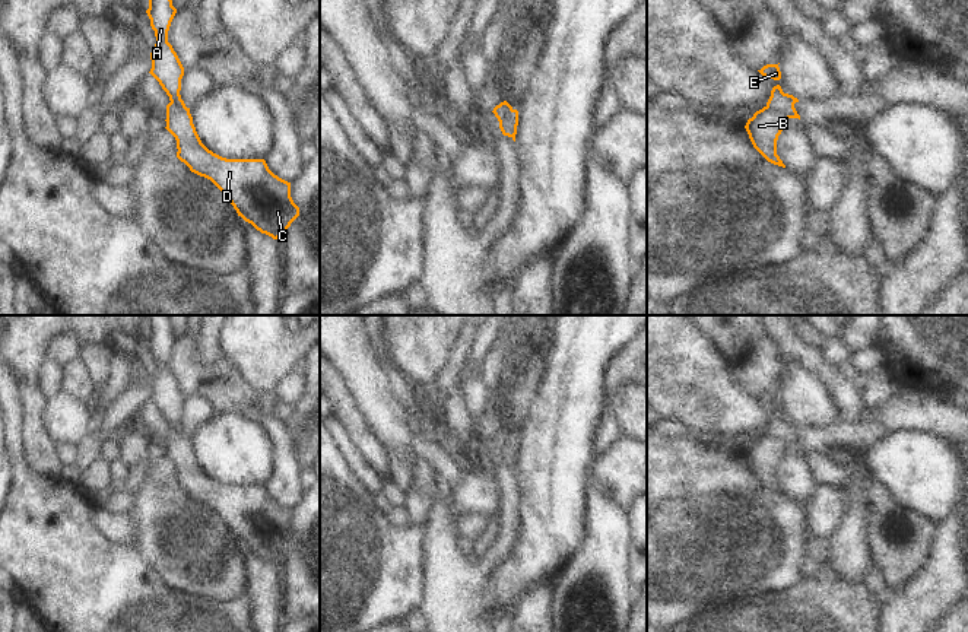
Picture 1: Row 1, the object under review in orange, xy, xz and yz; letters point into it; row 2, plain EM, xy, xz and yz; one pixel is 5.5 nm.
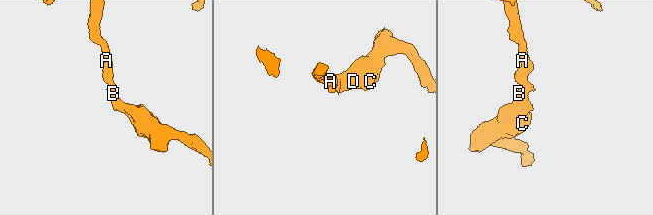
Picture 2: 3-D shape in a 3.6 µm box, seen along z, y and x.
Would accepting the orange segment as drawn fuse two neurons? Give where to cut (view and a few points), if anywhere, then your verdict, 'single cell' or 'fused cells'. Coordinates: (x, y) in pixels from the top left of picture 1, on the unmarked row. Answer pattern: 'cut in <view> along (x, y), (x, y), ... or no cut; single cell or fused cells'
cut in yz along (765, 434), (778, 437), (787, 445); fused cells

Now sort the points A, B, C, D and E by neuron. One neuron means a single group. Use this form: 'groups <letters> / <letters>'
groups A E / B C D

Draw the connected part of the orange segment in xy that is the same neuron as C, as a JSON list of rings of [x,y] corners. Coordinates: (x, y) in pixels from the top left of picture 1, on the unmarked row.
[[[166,432],[166,457],[177,467],[177,485],[191,499],[210,506],[231,528],[238,543],[257,558],[283,565],[299,543],[291,509],[274,502],[264,486],[226,486],[200,467],[190,436]]]

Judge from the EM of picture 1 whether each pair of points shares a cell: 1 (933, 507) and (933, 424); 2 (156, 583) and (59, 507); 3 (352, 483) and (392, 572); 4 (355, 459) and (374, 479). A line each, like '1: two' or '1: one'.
1: two
2: one
3: one
4: one

